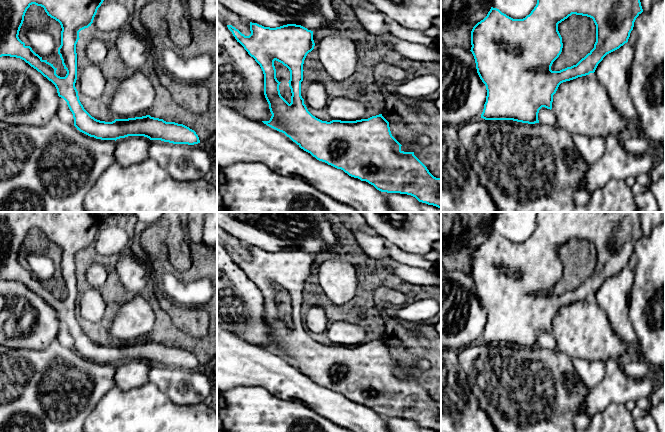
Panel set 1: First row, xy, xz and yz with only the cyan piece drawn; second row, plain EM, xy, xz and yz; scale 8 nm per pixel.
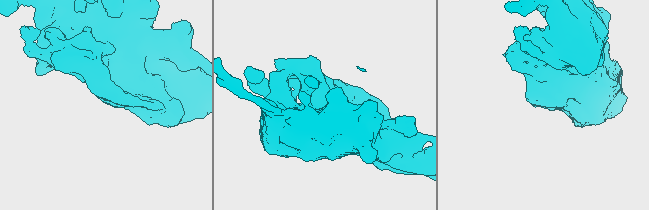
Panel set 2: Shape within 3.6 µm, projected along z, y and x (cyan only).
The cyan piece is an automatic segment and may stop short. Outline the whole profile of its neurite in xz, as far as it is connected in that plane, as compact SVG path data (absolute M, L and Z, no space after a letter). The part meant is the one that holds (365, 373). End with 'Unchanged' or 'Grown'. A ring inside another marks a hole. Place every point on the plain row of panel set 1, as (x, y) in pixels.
M250 246L251 258L245 260L232 249L227 251L263 295L264 319L272 338L269 345L262 345L264 348L284 357L317 384L341 393L351 401L366 405L381 416L411 419L419 426L441 432L441 402L434 401L414 376L401 374L402 369L392 360L389 346L382 338L356 345L327 346L308 335L301 320L301 306L304 284L315 270L313 255L296 248L270 252ZM275 284L290 295L290 328L280 318L281 306L276 302Z. Unchanged

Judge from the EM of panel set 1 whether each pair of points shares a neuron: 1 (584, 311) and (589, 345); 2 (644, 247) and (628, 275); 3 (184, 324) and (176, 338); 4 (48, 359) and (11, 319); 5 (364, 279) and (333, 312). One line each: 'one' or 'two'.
1: one
2: two
3: two
4: two
5: one

